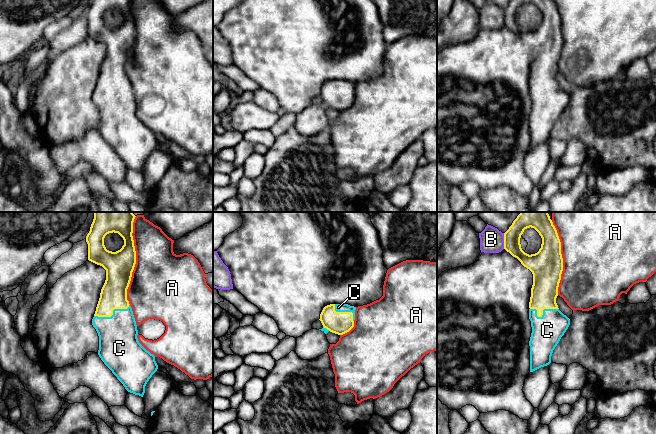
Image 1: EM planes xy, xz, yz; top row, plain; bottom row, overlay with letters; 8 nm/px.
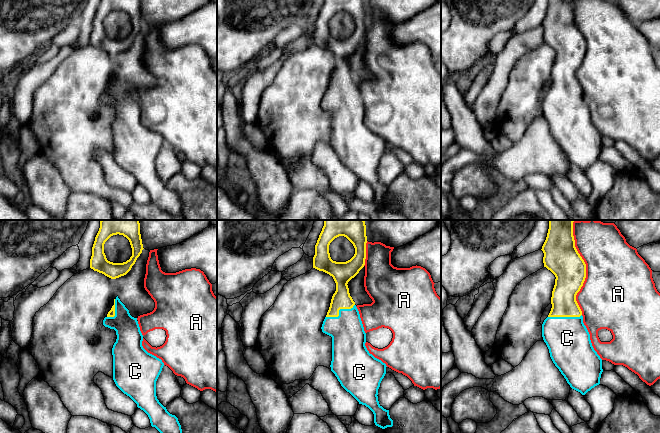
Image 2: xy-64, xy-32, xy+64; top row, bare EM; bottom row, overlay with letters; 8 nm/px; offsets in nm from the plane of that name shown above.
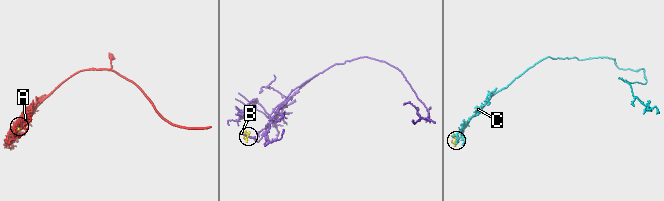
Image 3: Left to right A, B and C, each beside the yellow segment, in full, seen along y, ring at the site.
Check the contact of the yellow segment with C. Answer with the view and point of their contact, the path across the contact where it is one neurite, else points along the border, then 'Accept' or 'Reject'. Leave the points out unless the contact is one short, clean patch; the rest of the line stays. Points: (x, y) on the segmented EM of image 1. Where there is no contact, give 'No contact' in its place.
Touches yellow at xy (112, 313). Path across: xy (113, 295), (112, 313), (117, 329), (118, 343). Accept

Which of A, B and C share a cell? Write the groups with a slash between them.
A / B / C

